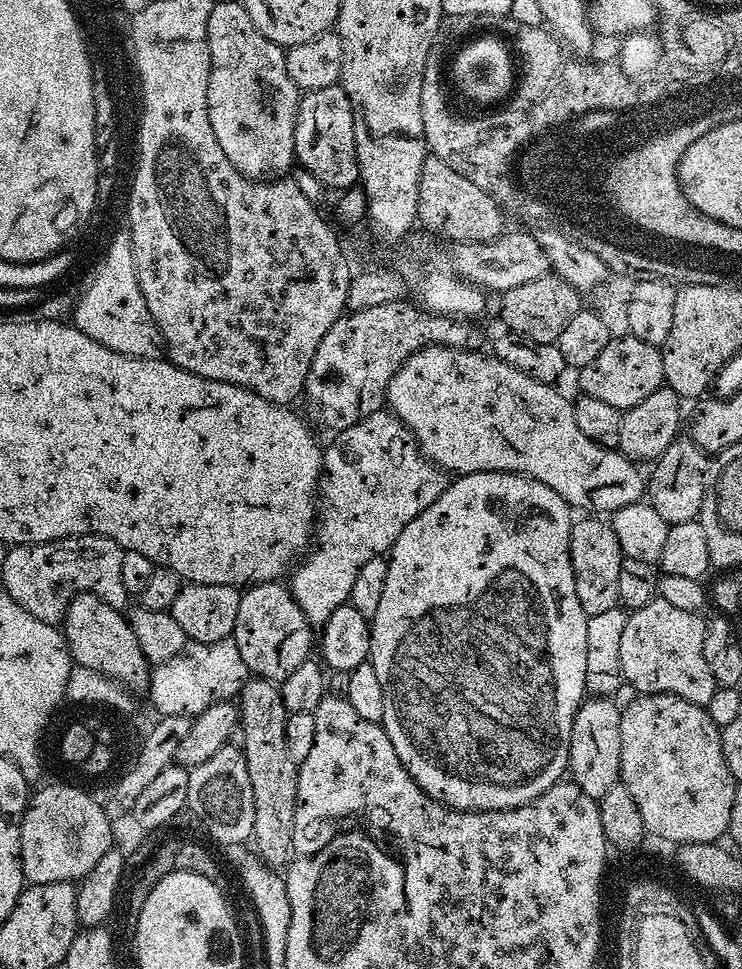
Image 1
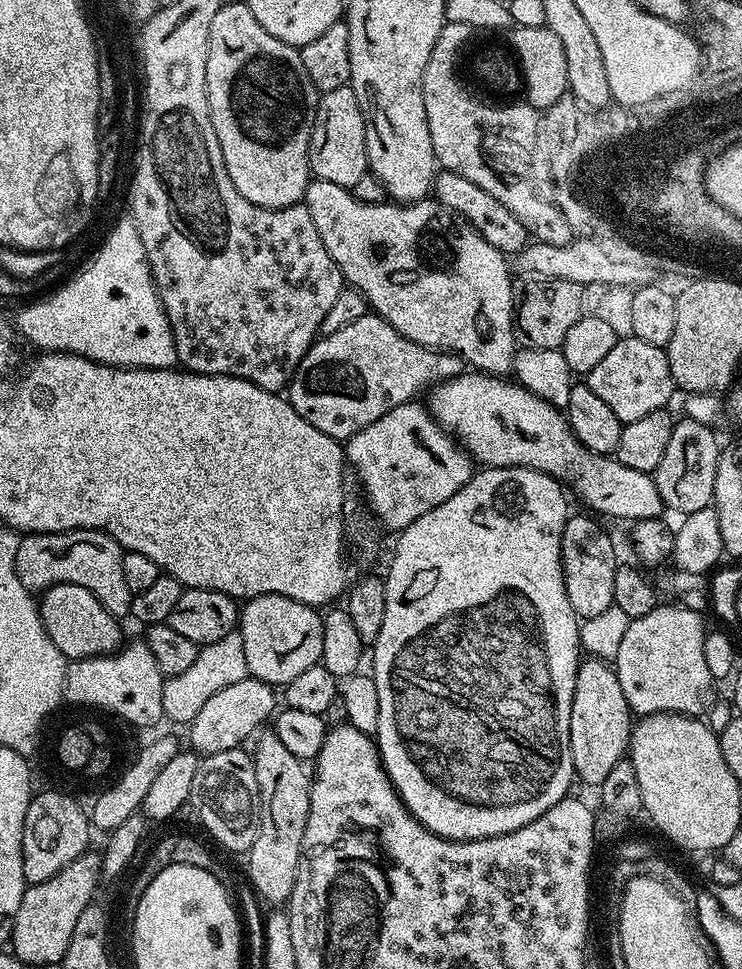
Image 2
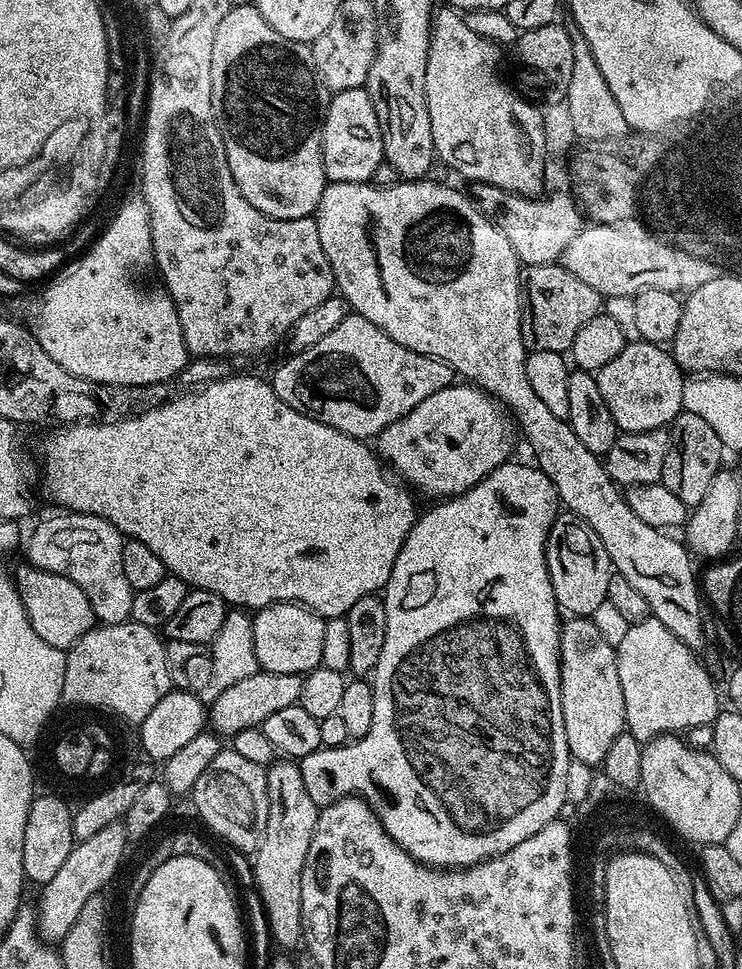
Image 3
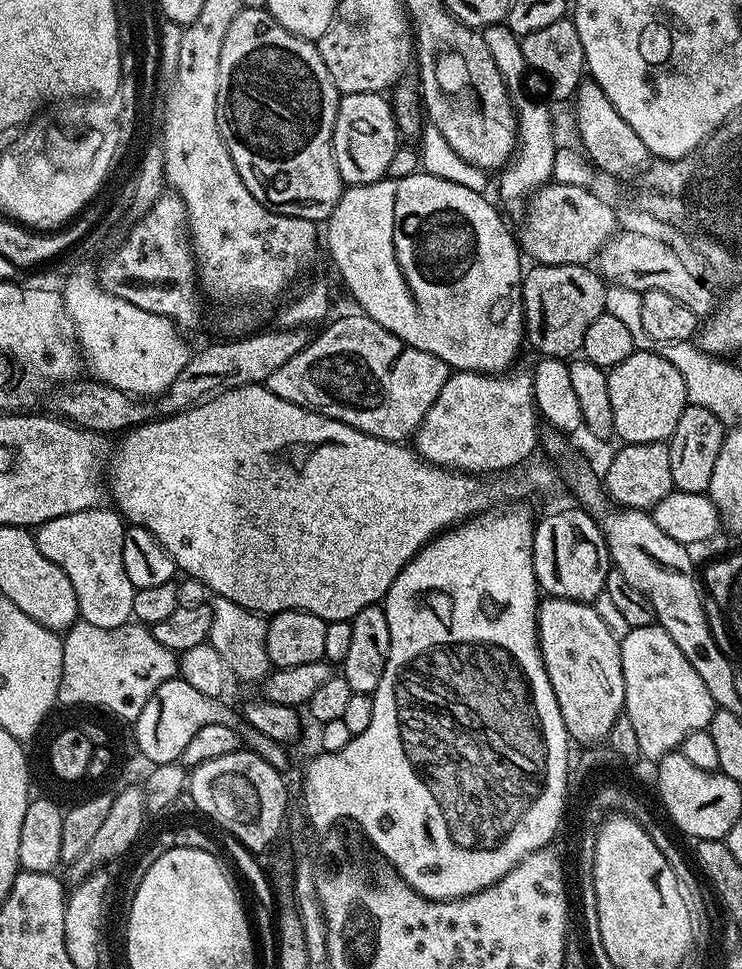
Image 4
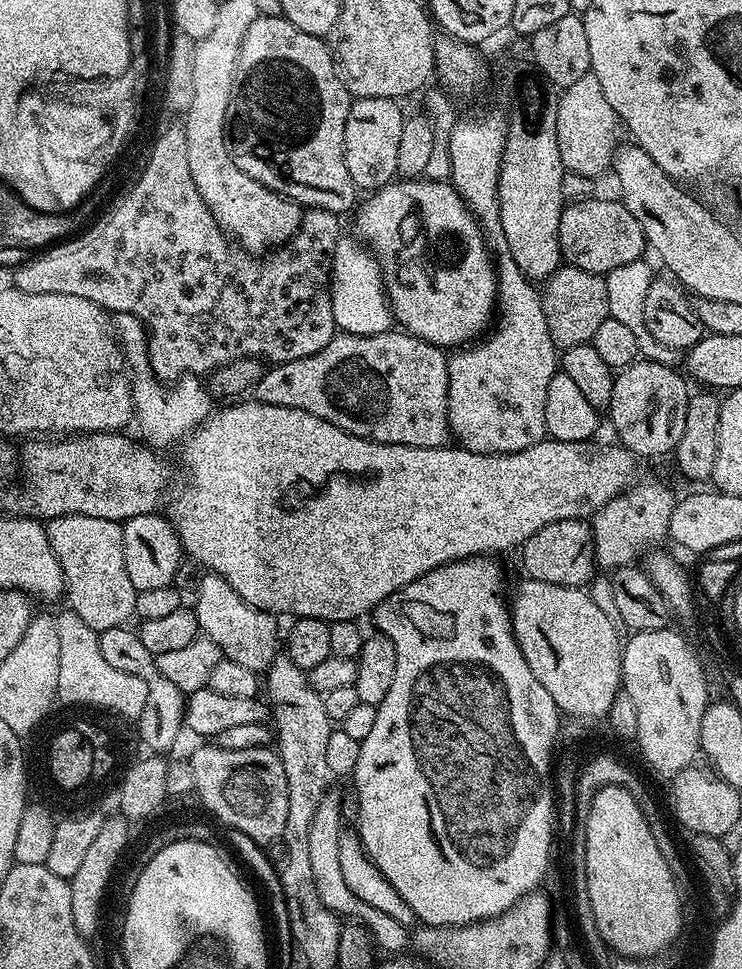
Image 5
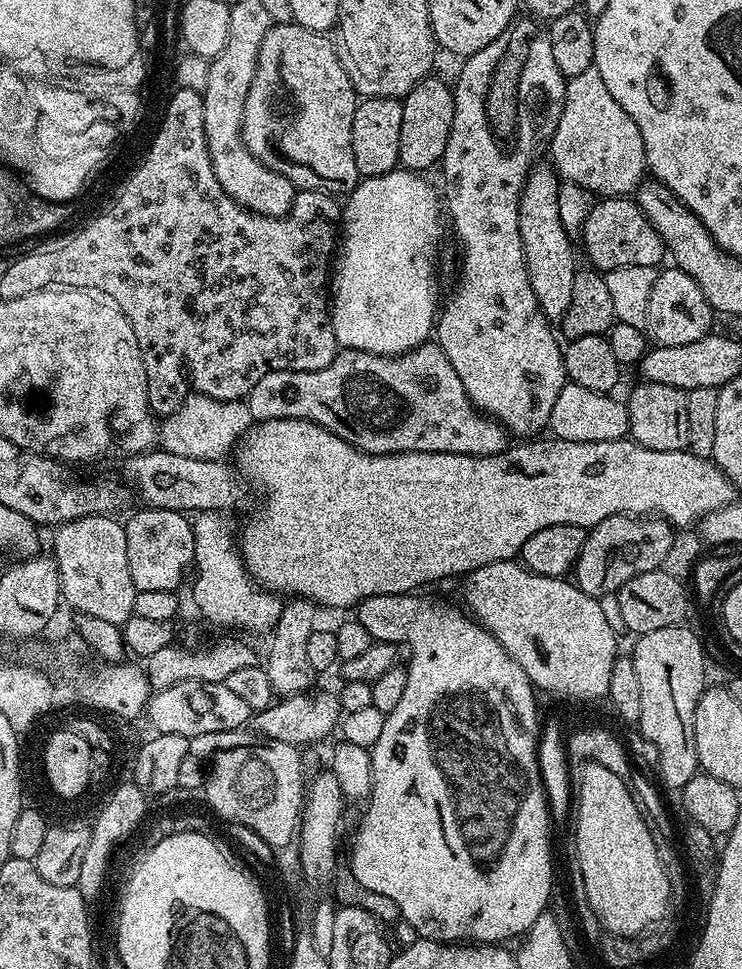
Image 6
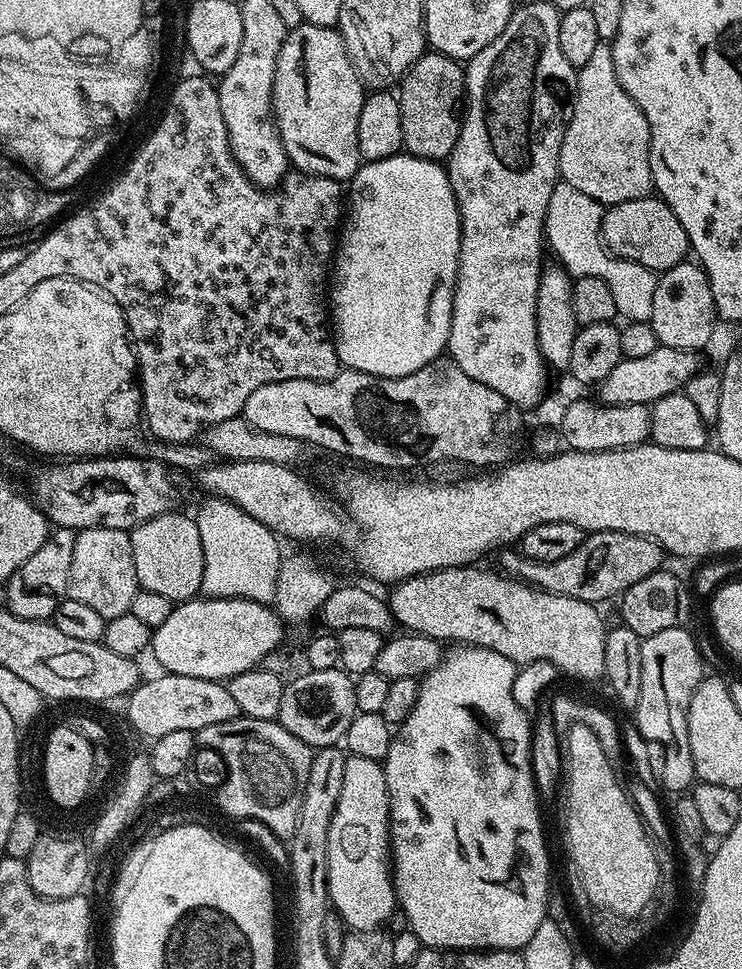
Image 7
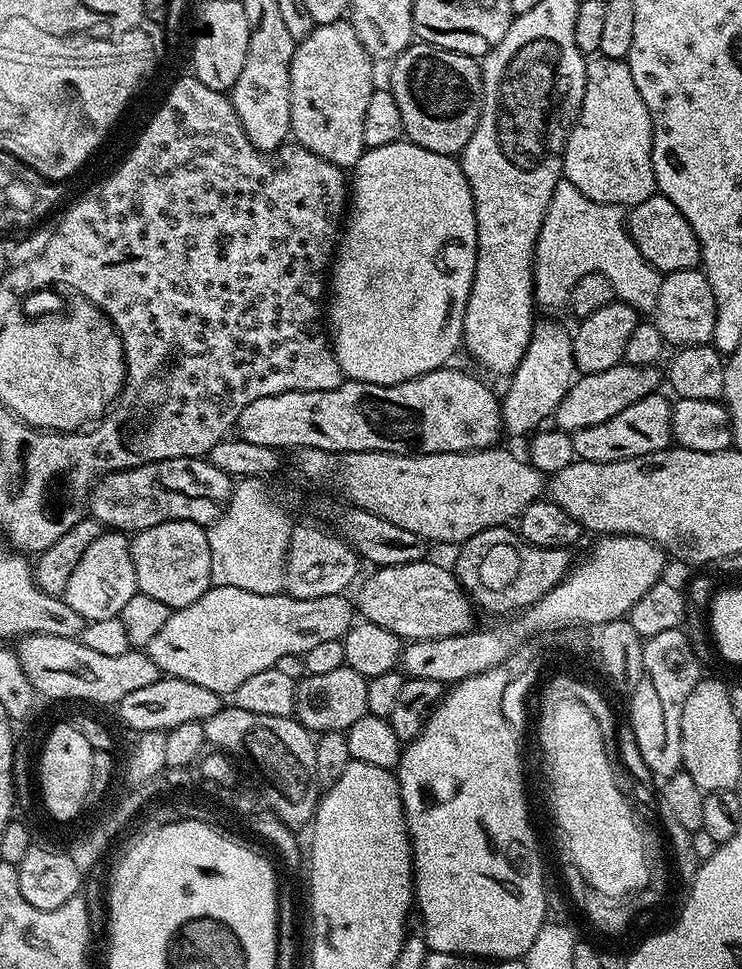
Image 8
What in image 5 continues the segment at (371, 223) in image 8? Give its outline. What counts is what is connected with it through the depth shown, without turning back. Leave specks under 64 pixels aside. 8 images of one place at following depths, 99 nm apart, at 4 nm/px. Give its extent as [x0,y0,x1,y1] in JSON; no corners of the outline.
[332,238,394,336]

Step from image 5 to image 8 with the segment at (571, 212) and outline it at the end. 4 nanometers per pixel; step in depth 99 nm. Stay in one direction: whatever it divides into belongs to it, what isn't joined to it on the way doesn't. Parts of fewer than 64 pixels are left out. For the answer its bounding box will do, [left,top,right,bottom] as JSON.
[626,194,700,274]

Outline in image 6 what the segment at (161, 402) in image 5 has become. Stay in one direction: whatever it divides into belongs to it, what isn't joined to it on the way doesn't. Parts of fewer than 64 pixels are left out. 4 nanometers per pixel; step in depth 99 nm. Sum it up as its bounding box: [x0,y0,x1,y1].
[158,394,254,460]

